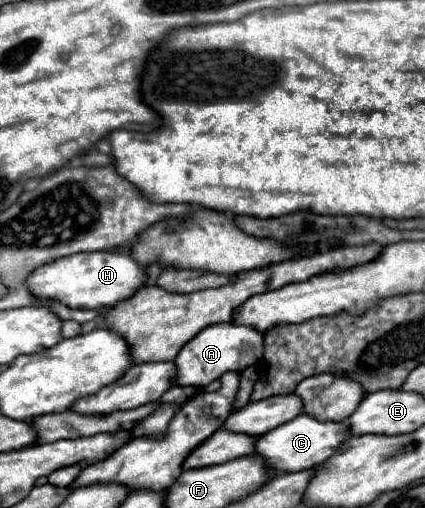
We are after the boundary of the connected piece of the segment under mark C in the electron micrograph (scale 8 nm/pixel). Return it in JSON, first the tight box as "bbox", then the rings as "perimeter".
{"bbox":[257,413,347,473],"perimeter":[[[301,413],[291,423],[283,423],[275,431],[269,431],[259,437],[257,441],[257,455],[261,455],[267,465],[275,467],[277,471],[293,473],[303,469],[313,469],[319,463],[325,463],[345,441],[347,441],[347,423],[343,421],[317,421],[315,417]]]}

